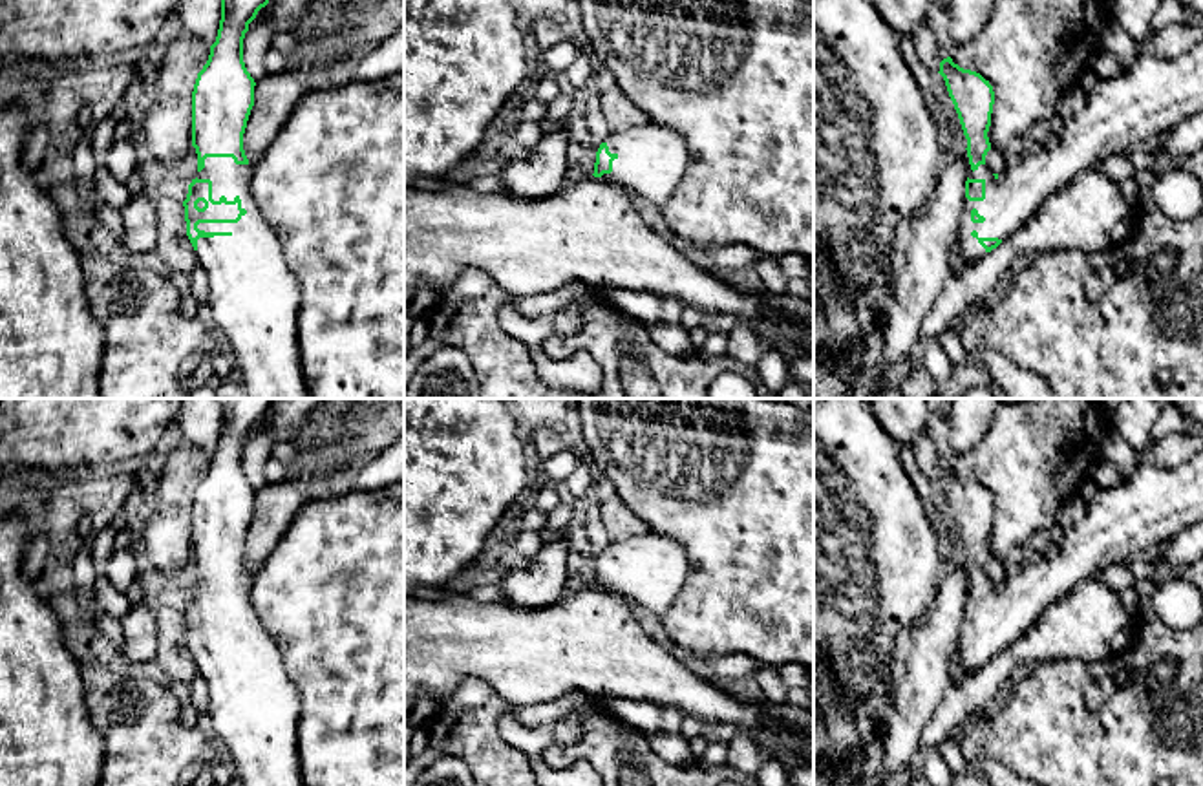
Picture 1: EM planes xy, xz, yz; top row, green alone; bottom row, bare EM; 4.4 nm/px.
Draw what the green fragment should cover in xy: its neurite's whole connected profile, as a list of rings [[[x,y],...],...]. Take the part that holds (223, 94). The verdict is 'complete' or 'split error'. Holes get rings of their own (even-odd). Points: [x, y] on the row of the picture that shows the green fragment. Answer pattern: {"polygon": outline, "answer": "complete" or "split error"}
{"polygon": [[[221,0],[216,42],[192,91],[192,146],[197,174],[188,185],[186,236],[208,274],[208,305],[214,333],[232,360],[249,398],[311,398],[298,349],[302,291],[289,269],[276,232],[261,216],[252,192],[252,166],[243,150],[243,133],[254,106],[254,79],[243,62],[249,24],[269,0]]], "answer": "split error"}

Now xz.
{"polygon": [[[647,122],[612,132],[596,152],[592,175],[662,207],[687,163],[686,141],[669,128]]], "answer": "split error"}

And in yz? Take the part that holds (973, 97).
{"polygon": [[[1203,42],[1176,60],[1139,57],[1128,71],[1106,80],[1088,69],[1077,80],[1086,95],[1084,108],[1066,121],[1064,132],[1048,146],[1011,159],[998,175],[985,166],[985,155],[991,150],[987,132],[995,104],[993,86],[980,73],[954,64],[951,57],[940,62],[938,73],[958,113],[971,165],[958,223],[960,256],[965,269],[1015,234],[1053,192],[1068,185],[1081,170],[1115,154],[1150,148],[1185,119],[1203,112]]], "answer": "split error"}

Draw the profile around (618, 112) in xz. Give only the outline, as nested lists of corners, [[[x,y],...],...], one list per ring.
[[[612,86],[607,91],[600,93],[600,101],[602,113],[611,132],[651,122],[649,115],[634,102],[631,102],[618,86]]]

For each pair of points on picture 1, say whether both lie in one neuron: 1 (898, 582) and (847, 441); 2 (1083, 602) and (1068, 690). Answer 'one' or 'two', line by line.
1: one
2: two

